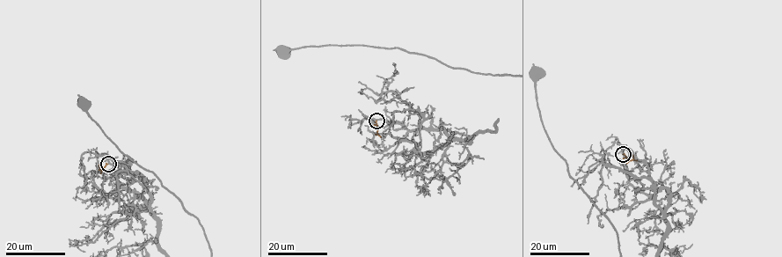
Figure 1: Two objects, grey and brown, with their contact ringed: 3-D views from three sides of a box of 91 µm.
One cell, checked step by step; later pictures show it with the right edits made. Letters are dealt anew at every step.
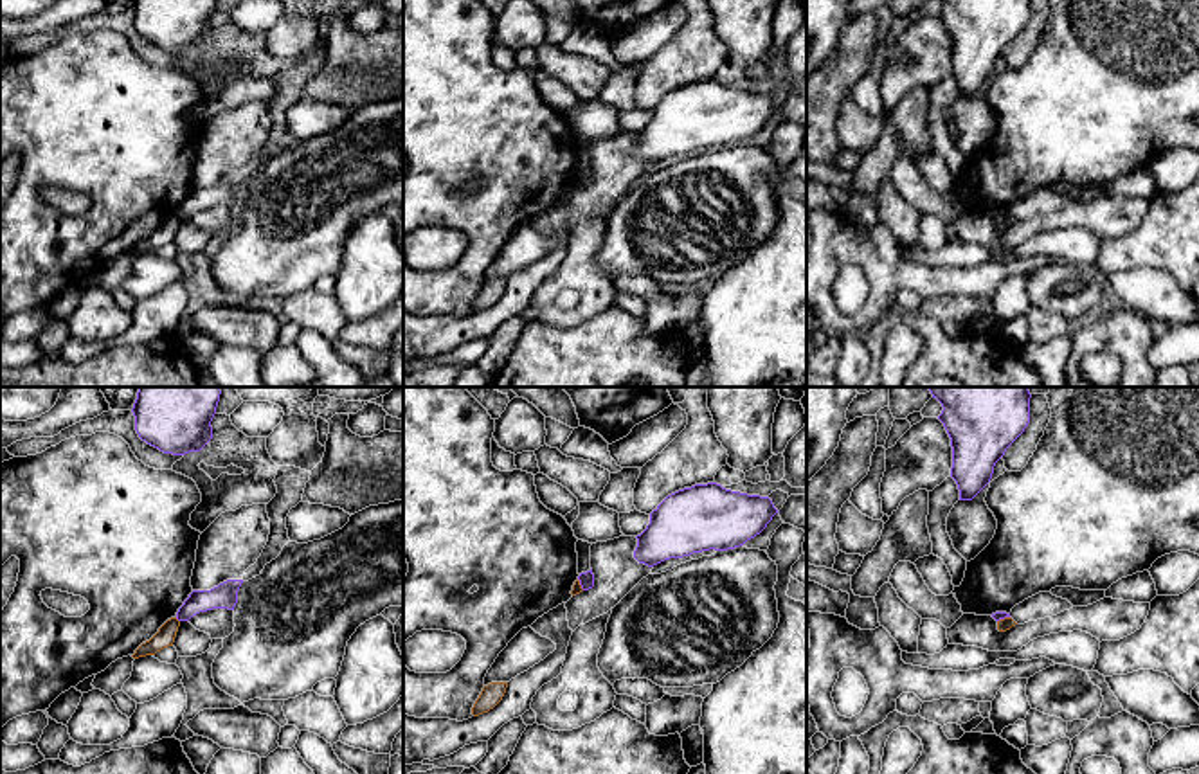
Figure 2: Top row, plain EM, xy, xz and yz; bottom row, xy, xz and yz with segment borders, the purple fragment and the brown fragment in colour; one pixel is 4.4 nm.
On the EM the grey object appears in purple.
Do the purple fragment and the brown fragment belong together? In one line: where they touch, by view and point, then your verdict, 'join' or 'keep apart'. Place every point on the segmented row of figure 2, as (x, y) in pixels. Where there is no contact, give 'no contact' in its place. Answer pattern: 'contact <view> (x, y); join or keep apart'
contact yz (1003, 618); keep apart

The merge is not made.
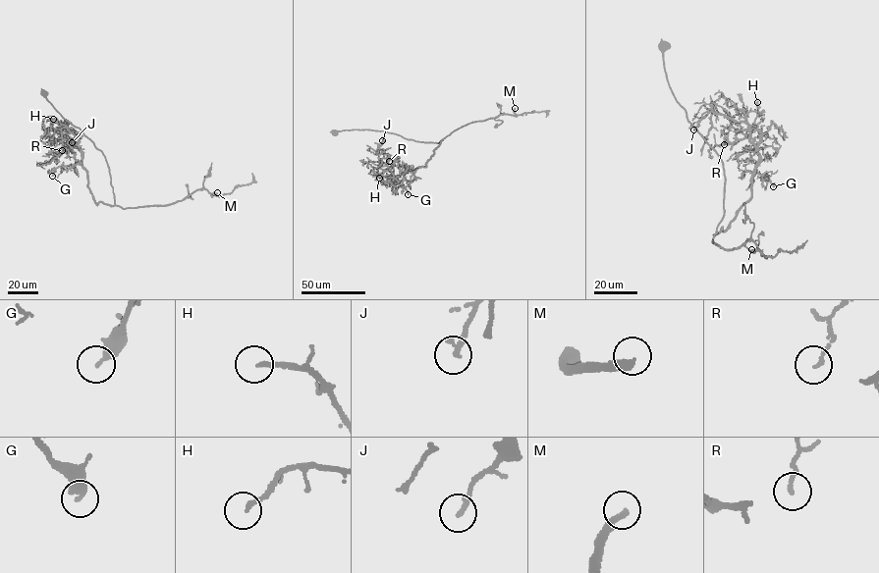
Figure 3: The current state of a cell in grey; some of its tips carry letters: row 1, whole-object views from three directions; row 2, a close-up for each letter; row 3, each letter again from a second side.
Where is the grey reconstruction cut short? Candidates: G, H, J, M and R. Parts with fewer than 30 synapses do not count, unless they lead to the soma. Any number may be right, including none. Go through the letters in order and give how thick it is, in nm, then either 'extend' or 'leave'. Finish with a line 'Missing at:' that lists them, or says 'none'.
G: 340 nm | leave
H: 170 nm | leave
J: 220 nm | leave
M: 240 nm | extend
R: 130 nm | leave
Missing at: M

